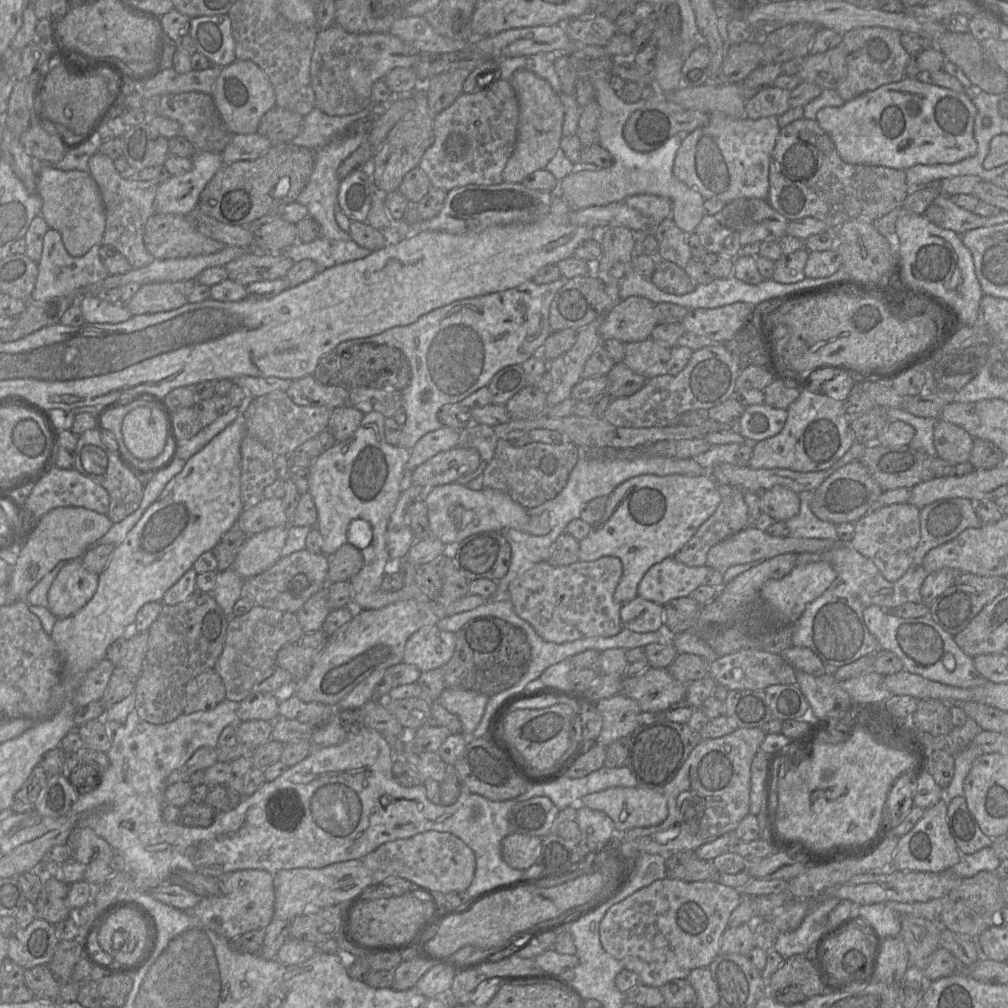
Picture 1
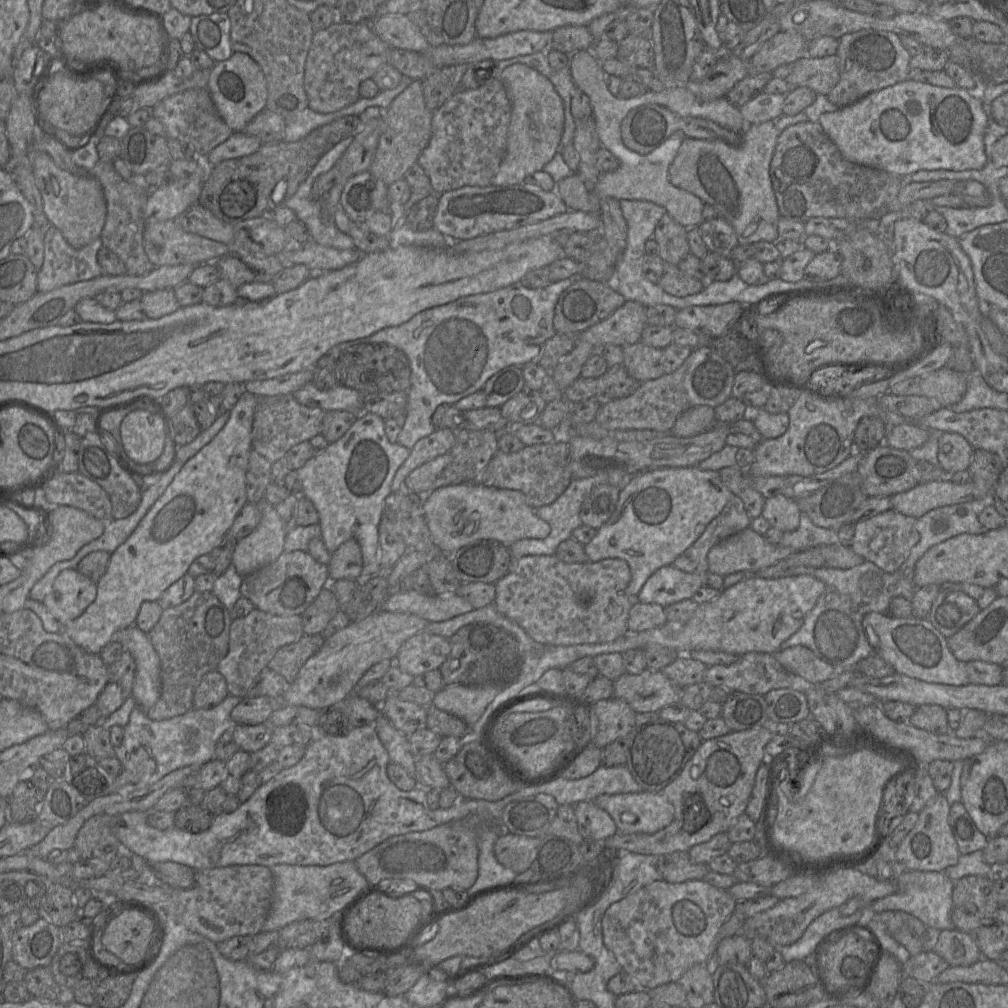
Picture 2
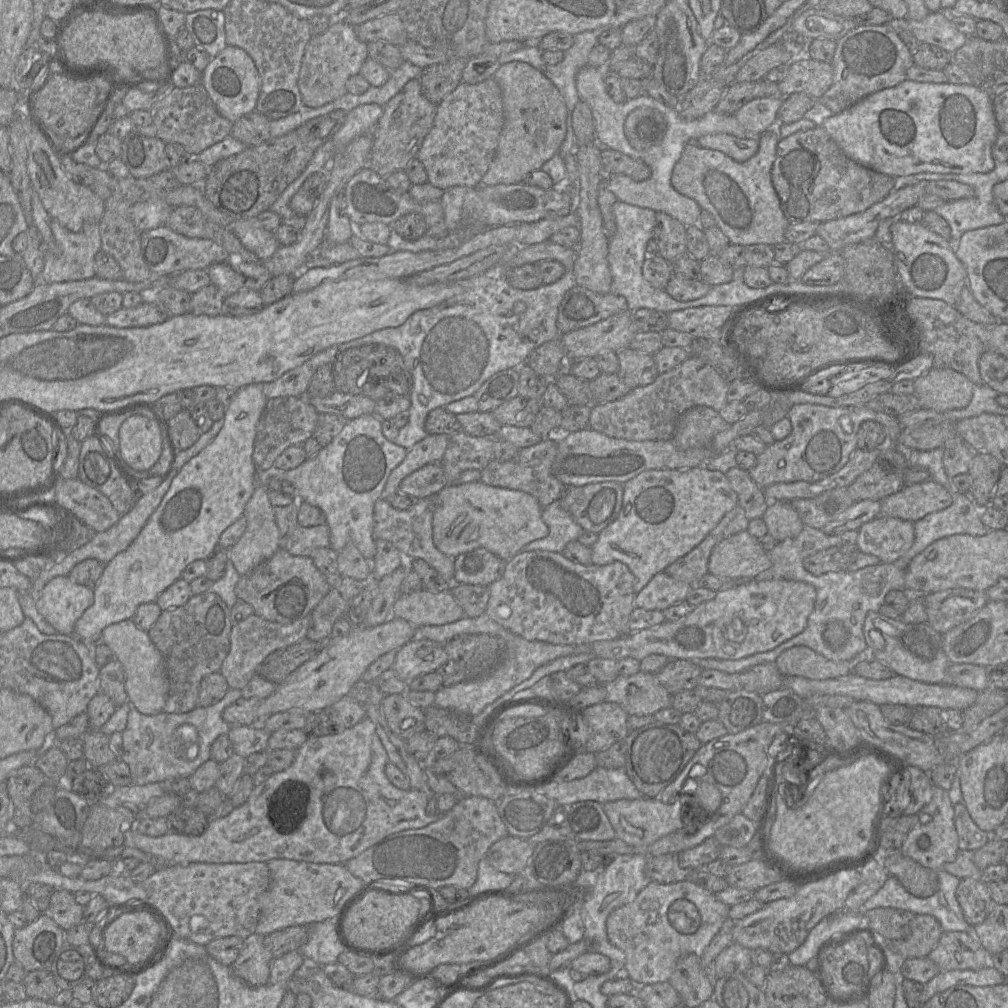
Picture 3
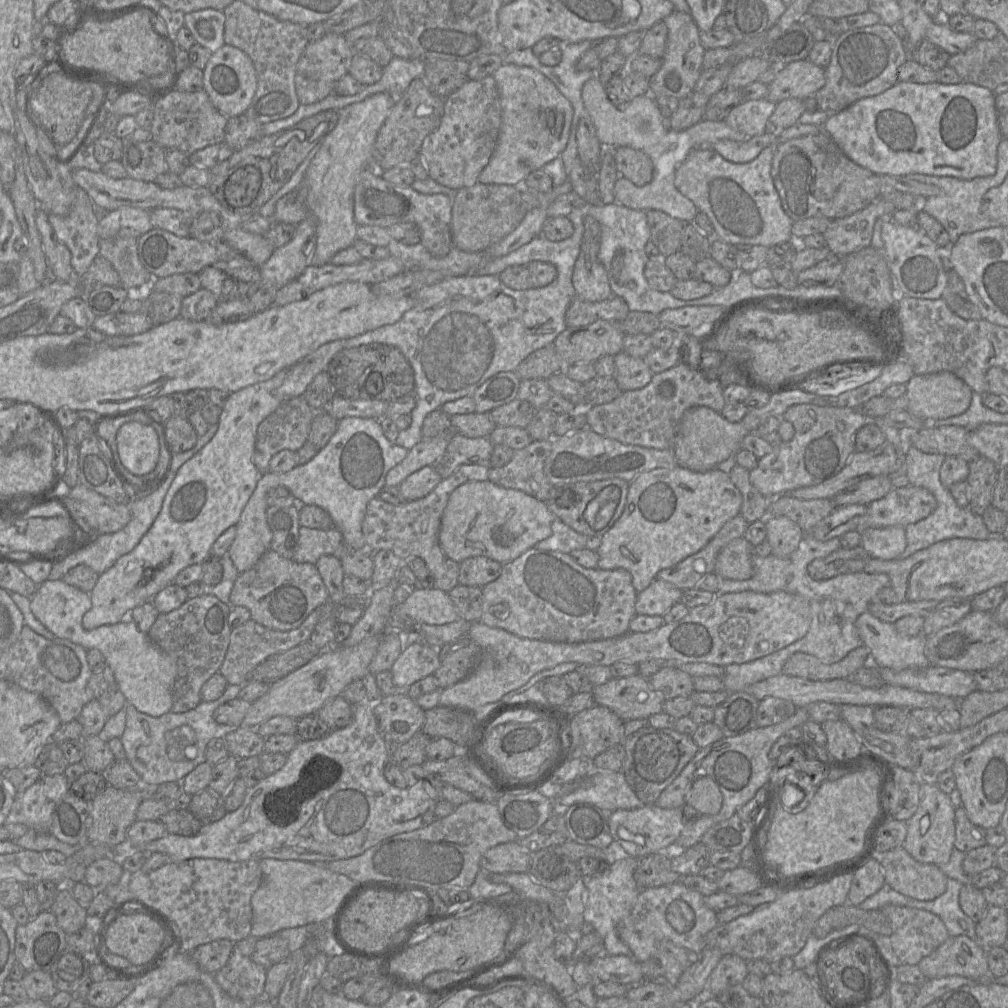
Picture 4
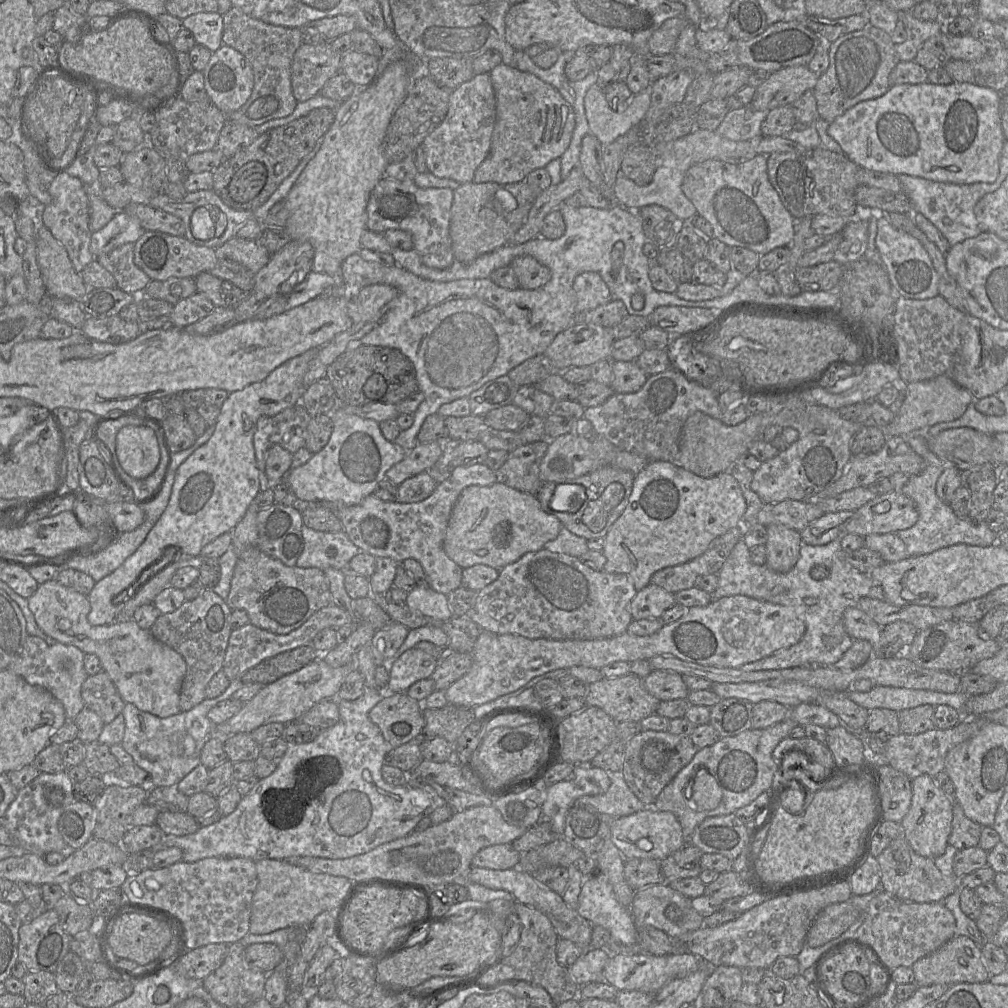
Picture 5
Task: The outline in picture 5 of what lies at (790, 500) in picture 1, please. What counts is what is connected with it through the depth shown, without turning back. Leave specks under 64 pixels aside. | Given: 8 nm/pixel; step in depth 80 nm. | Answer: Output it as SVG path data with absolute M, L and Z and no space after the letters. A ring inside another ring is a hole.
M782 524L767 526L766 566L778 573L787 573L797 563L802 545L800 532Z

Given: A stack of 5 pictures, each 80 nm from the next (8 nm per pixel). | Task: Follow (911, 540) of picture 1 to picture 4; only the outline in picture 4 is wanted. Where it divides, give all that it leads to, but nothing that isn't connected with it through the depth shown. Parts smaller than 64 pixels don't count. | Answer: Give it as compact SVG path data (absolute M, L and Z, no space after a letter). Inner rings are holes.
M903 526L867 528L862 530L860 534L860 546L867 551L871 558L897 559L904 552L907 545L905 527Z

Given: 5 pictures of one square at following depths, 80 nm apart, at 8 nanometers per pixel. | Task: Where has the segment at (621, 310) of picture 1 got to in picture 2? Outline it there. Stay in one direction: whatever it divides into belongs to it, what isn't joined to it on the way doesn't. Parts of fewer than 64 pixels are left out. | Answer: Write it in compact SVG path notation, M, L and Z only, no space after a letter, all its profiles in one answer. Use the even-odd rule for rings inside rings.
M626 301L609 317L578 334L576 339L589 342L596 350L608 344L624 347L638 343L647 326L646 307Z

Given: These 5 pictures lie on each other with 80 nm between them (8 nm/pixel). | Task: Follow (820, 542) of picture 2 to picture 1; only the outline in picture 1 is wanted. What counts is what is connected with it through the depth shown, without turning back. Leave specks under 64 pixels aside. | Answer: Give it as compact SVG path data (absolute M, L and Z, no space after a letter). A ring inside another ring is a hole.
M803 491L799 498L799 513L786 521L790 532L788 537L837 541L836 525L819 519L811 510L813 491Z

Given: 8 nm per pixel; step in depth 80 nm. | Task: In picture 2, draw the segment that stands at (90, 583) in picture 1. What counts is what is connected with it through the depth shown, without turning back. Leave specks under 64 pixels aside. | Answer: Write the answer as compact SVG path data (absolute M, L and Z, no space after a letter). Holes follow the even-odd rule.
M71 568L59 573L42 603L65 626L85 612L96 594L97 584L77 569Z

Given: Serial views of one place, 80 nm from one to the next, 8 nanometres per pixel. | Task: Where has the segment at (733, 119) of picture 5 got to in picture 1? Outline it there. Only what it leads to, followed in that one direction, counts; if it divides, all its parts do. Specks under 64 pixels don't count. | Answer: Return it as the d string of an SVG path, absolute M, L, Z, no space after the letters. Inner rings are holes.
M769 86L746 101L745 116L756 120L769 116L780 116L789 109L790 92L786 89Z

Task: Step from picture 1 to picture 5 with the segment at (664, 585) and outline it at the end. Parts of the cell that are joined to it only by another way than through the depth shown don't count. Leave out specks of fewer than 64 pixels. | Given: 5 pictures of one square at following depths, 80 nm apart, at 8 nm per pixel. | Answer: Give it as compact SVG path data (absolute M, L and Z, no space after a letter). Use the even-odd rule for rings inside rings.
M650 583L648 586L636 593L635 597L630 603L630 613L633 620L661 619L663 613L675 603L675 594L672 594L657 585Z

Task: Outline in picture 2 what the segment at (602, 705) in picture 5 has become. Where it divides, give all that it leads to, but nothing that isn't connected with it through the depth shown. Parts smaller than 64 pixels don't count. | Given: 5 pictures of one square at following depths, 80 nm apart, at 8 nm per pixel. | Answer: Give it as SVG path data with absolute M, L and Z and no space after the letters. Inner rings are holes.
M645 669L637 675L623 673L613 682L613 697L626 702L635 713L658 713L666 706L680 703L682 689L668 679L662 671Z

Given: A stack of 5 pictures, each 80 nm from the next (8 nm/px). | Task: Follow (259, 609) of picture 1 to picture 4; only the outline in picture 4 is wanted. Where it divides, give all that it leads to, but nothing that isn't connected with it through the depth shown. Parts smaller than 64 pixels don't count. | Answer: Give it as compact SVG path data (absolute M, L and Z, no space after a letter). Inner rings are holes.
M321 606L317 607L305 621L296 629L289 631L276 631L269 629L250 619L241 626L231 631L230 643L226 657L220 667L220 673L225 677L229 685L243 685L246 676L267 657L287 651L303 642L309 641L310 636L320 618Z

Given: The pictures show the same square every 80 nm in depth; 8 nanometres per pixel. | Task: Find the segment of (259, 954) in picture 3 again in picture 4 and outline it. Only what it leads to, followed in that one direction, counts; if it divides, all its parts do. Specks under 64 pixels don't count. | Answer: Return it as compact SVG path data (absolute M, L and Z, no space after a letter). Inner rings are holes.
M248 936L234 942L227 964L213 974L216 983L227 995L249 1005L264 998L268 970L252 959L257 940Z

